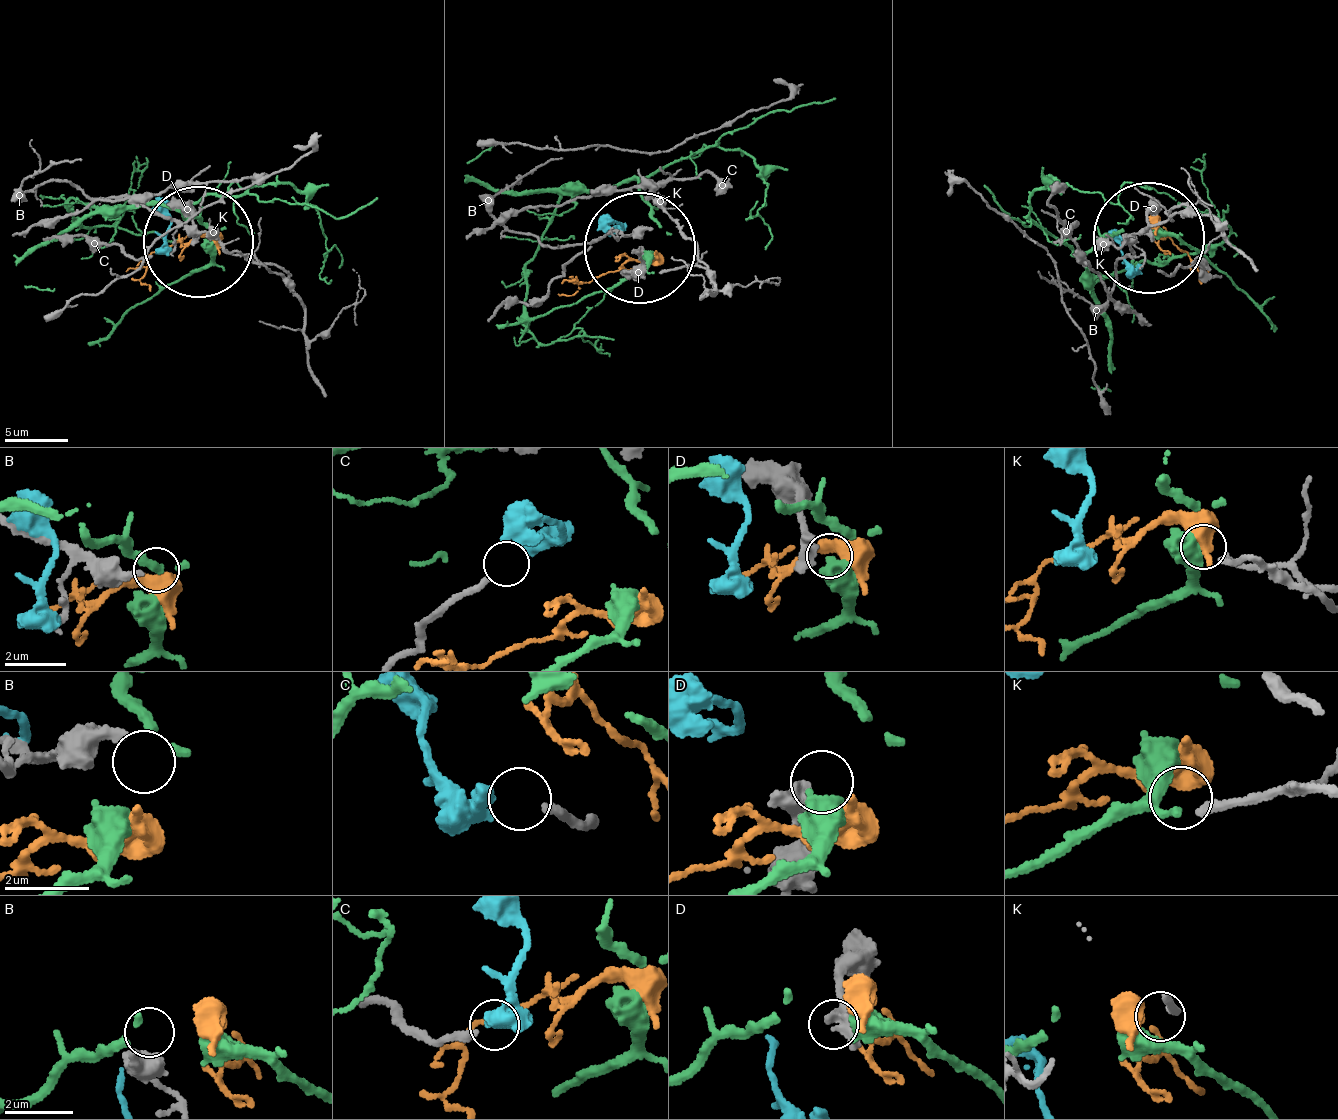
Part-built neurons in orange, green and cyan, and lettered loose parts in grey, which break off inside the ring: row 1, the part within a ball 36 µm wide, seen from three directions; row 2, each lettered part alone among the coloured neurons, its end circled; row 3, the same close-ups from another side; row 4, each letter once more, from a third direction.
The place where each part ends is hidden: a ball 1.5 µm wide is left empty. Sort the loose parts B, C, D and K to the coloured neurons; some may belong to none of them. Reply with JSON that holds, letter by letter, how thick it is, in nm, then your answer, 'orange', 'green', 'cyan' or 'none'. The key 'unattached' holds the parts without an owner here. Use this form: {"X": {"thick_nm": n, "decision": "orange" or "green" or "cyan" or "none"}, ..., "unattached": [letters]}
{"B": {"thick_nm": 400, "decision": "none"}, "C": {"thick_nm": 200, "decision": "cyan"}, "D": {"thick_nm": 480, "decision": "none"}, "K": {"thick_nm": 200, "decision": "orange"}, "unattached": ["B", "D"]}

